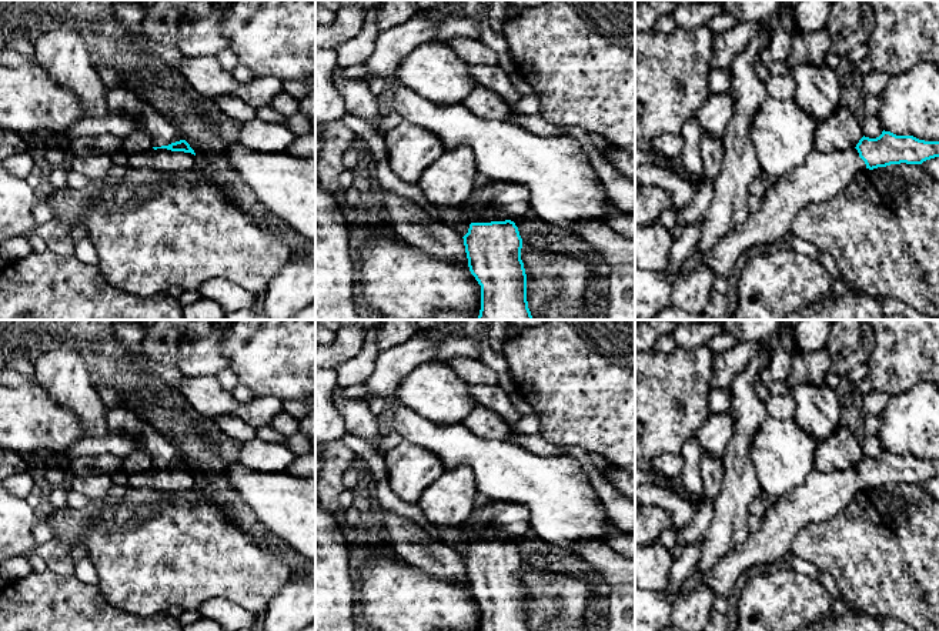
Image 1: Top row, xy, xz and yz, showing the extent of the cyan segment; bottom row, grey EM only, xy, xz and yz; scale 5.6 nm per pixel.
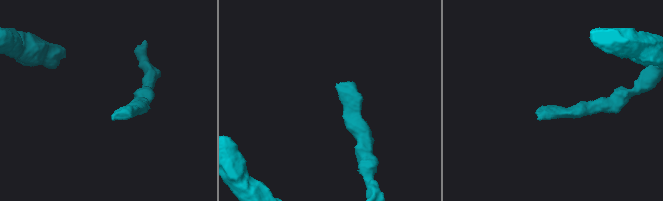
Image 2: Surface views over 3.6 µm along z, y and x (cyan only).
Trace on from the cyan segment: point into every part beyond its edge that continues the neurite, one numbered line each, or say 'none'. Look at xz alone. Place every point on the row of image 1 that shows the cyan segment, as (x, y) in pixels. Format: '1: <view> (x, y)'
1: xz (484, 216)

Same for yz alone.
1: yz (824, 176)

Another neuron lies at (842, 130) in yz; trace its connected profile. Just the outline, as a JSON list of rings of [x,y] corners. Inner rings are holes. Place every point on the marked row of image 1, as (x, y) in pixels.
[[[839,104],[829,118],[818,124],[813,141],[821,153],[833,153],[856,147],[862,137],[856,116]]]

